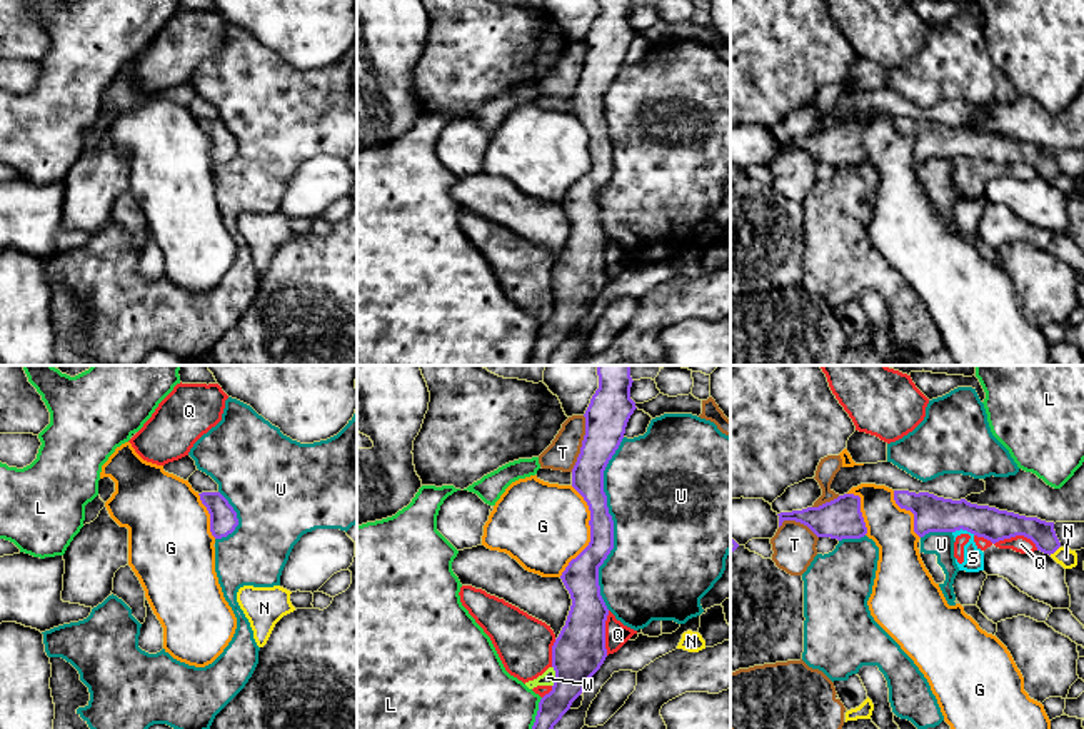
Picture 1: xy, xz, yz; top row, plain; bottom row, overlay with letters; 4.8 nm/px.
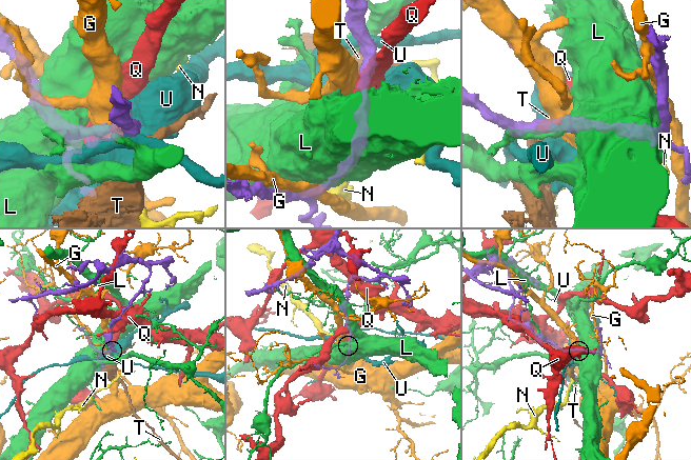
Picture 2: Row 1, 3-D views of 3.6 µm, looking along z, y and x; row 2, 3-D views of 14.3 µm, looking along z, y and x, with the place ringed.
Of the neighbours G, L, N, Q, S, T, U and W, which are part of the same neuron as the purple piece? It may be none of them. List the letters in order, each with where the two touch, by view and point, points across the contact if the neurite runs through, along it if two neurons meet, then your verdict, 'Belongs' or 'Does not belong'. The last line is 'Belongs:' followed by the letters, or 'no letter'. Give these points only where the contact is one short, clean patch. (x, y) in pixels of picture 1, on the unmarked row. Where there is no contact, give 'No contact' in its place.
G: Touches purple at xz (591, 157). Does not belong
L: Touches purple at xz (536, 344). Does not belong
N: Touches purple at yz (1054, 177). Does not belong
Q: Touches purple at yz (1008, 164). Does not belong
S: Touches purple at yz (964, 155). Boundary: yz (953, 157), (964, 155), (974, 160). Does not belong
T: Touches purple at xz (582, 70). Boundary: xz (584, 42), (584, 65), (571, 97). Does not belong
U: Touches purple at xz (612, 150). Does not belong
W: Touches purple at xz (556, 302). Boundary: xz (552, 292), (552, 312). Does not belong
Belongs: no letter

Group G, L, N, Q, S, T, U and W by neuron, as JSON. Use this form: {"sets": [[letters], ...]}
{"sets": [["G"], ["L"], ["N"], ["Q", "S", "W"], ["T"], ["U"]]}

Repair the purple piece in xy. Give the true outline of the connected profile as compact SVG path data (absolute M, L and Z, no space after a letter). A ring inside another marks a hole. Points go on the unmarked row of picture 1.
M220 118L198 120L210 140L210 158L215 165L227 163L238 152L237 138Z

